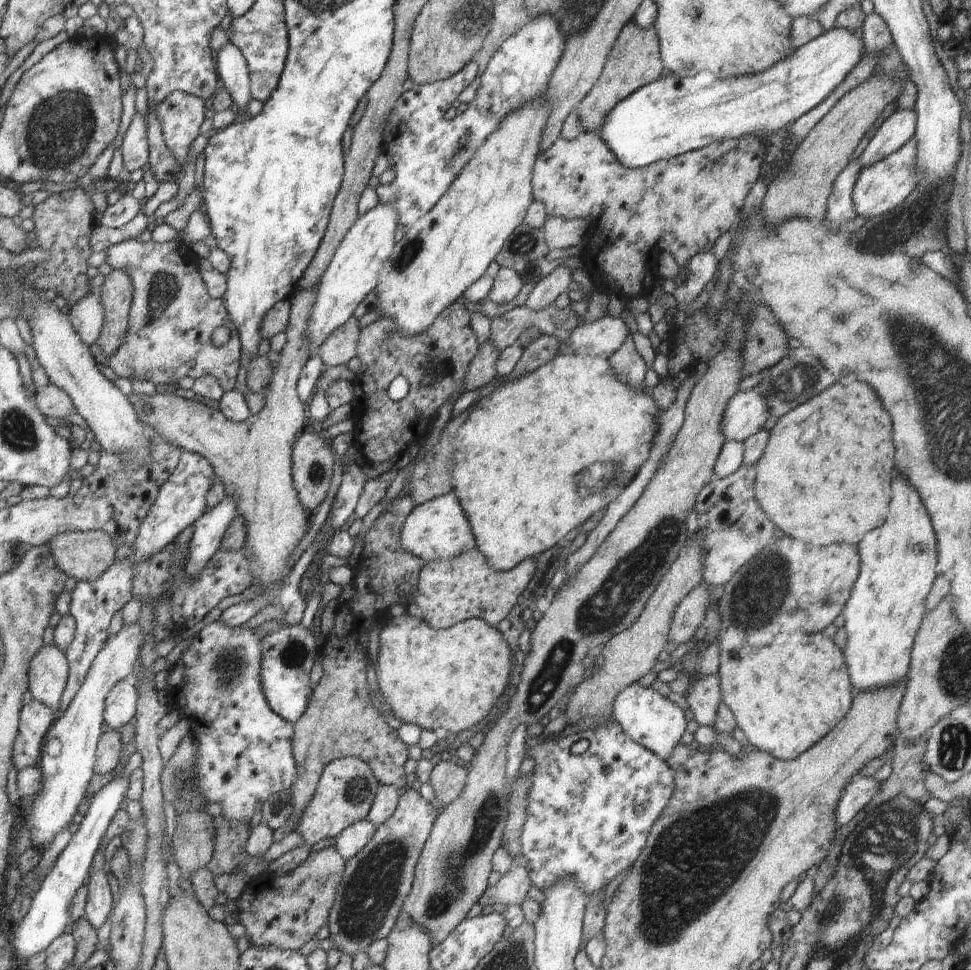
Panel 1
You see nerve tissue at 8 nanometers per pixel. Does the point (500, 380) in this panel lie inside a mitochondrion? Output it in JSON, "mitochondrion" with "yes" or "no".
{"mitochondrion":"no"}

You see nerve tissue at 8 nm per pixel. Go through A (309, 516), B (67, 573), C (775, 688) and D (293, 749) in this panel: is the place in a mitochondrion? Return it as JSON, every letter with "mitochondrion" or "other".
{"A":"other","B":"other","C":"other","D":"other"}

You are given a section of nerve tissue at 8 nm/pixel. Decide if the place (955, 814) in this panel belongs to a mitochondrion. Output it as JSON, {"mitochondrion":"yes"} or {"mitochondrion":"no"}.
{"mitochondrion":"no"}

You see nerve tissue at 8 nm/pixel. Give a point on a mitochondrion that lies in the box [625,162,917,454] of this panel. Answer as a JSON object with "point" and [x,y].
{"point":[795,379]}

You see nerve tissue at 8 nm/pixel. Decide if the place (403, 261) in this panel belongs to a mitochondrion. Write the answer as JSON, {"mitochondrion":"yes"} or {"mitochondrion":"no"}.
{"mitochondrion":"yes"}

